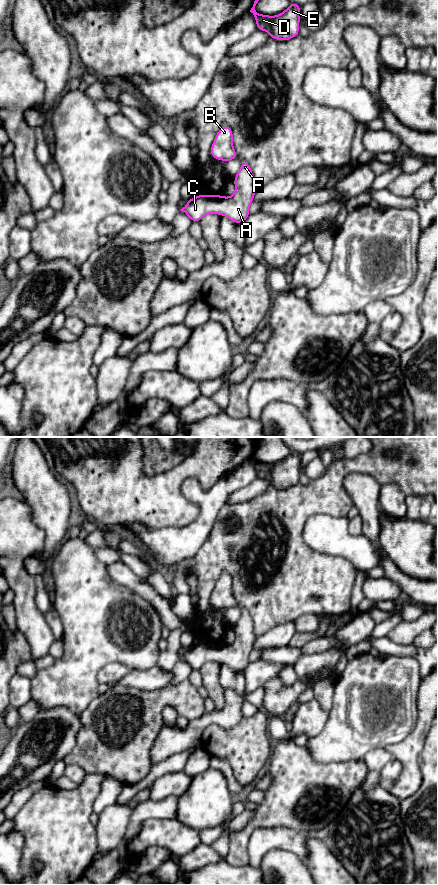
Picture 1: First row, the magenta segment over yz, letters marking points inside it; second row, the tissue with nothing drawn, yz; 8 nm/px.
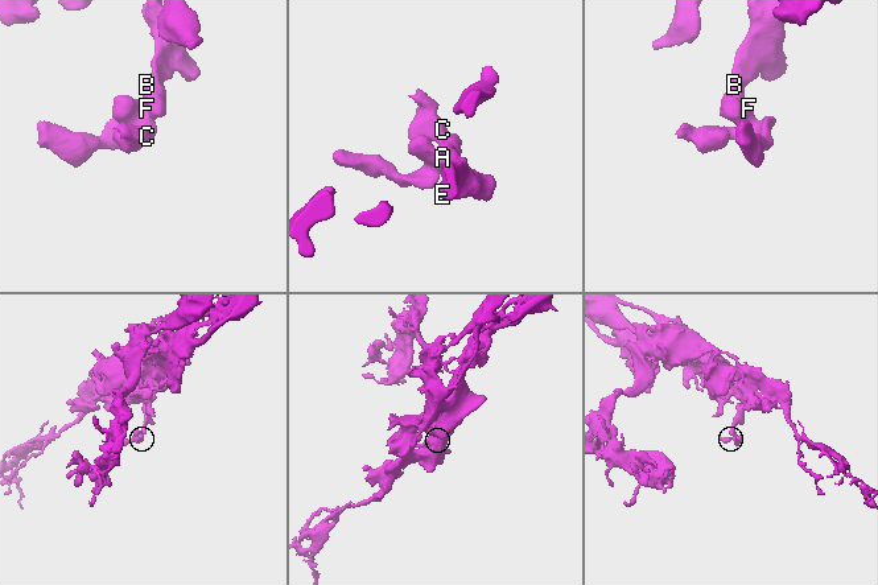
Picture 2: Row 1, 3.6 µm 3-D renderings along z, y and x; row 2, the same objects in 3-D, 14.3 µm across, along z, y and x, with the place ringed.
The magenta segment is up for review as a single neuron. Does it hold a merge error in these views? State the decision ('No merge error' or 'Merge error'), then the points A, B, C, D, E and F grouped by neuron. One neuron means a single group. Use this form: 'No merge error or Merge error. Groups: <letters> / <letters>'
No merge error. Groups: A B C D E F

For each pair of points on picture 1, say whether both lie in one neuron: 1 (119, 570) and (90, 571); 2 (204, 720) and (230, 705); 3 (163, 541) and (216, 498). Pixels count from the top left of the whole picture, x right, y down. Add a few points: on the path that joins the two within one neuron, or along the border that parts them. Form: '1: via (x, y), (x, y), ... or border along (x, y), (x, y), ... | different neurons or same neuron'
1: border along (105, 565), (109, 576), (123, 586) | different neurons
2: via (210, 718), (217, 717), (224, 711) | same neuron
3: via (178, 541), (182, 541), (208, 513) | same neuron

